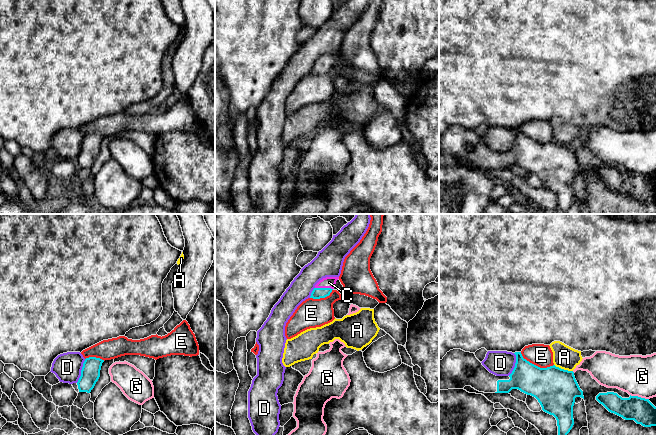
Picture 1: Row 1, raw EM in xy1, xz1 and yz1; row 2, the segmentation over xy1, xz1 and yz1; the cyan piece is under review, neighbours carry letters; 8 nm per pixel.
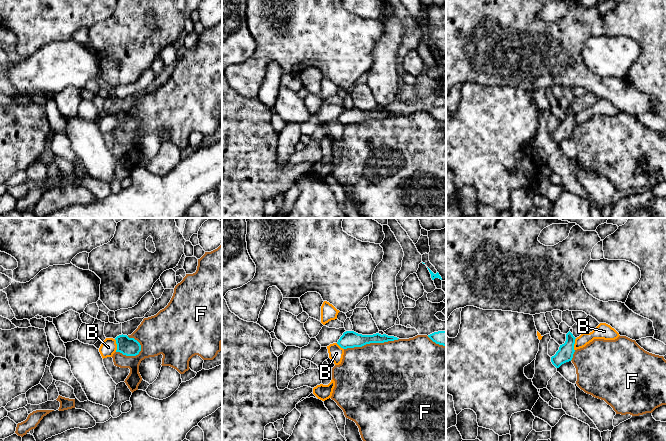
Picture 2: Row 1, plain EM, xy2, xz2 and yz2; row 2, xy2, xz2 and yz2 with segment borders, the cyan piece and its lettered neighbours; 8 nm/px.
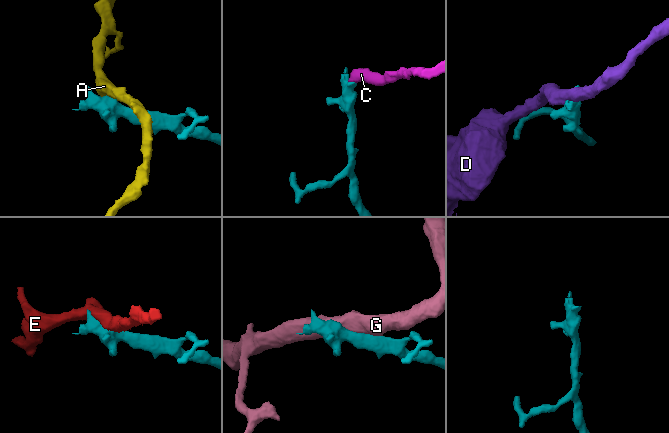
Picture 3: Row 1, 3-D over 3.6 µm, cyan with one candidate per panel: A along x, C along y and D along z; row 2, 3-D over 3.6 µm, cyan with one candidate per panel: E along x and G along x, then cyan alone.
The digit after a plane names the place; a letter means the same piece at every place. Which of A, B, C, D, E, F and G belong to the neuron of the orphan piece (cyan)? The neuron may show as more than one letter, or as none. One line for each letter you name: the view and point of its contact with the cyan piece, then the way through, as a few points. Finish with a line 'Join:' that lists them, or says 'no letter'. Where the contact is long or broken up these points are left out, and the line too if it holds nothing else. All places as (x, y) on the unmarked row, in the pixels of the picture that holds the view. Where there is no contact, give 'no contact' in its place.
C: xz1 (324, 64)
Join: C

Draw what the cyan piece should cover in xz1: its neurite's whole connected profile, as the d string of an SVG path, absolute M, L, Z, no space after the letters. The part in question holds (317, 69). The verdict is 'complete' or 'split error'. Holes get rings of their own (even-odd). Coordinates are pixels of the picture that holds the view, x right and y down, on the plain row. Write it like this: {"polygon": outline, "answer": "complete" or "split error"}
{"polygon": "M326 53L320 56L313 65L310 74L320 75L330 71L339 53Z", "answer": "split error"}

